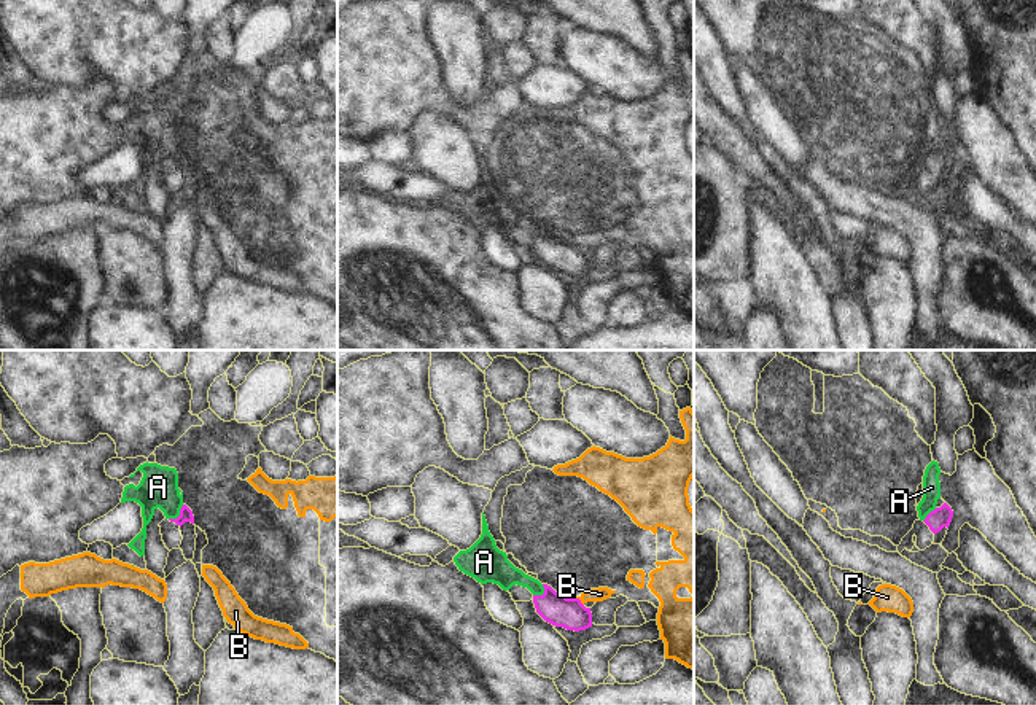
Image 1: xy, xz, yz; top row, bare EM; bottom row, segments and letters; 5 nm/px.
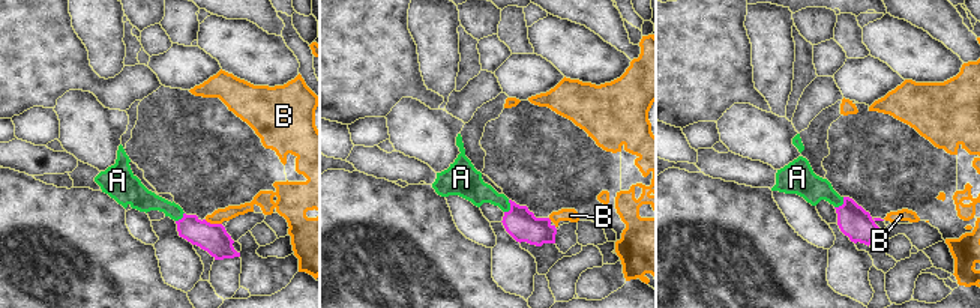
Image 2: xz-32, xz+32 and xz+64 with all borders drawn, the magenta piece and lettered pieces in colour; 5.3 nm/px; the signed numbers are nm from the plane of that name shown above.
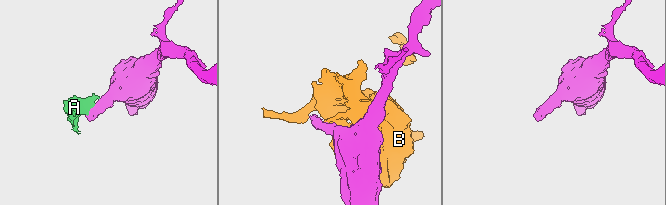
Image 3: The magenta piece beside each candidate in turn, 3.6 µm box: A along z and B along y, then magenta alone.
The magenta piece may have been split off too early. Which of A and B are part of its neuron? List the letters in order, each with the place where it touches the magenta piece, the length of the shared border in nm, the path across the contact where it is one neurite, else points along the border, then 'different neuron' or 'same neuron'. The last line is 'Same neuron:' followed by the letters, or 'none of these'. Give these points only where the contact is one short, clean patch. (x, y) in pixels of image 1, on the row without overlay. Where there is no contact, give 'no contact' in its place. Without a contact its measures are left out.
A: contact xy (180, 158); length 110 nm; border xy (183, 148), (180, 156), (169, 163); different neuron
B: contact xz (578, 242); length 80 nm; different neuron
Same neuron: none of these

